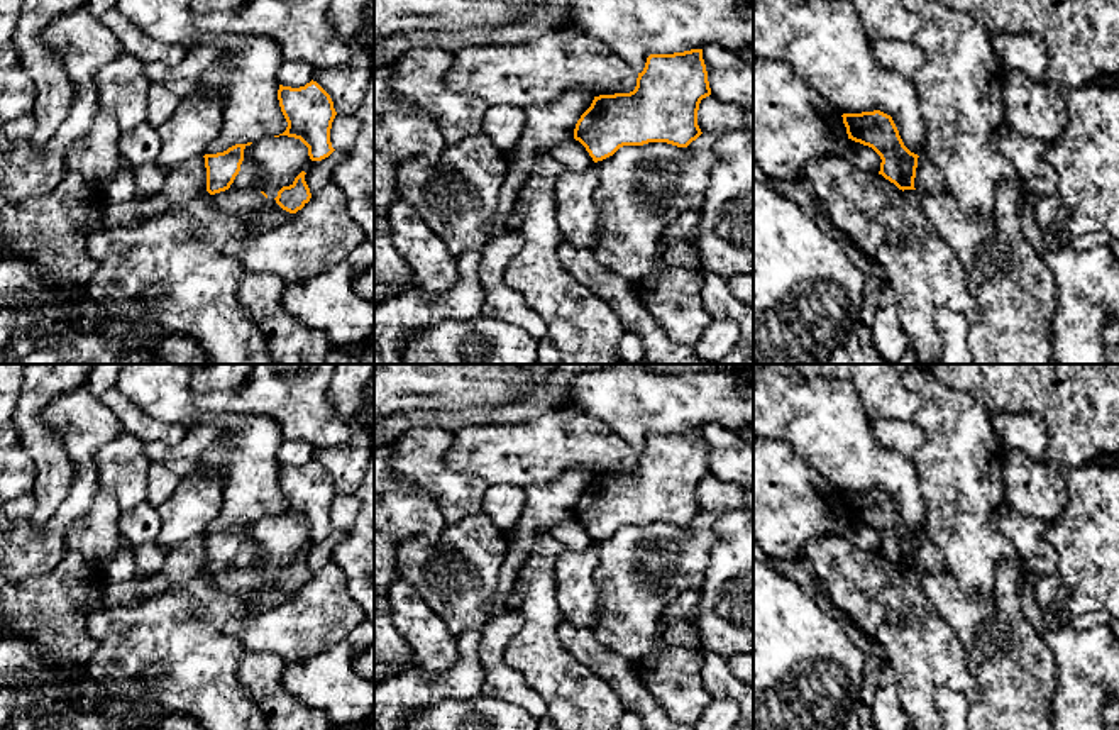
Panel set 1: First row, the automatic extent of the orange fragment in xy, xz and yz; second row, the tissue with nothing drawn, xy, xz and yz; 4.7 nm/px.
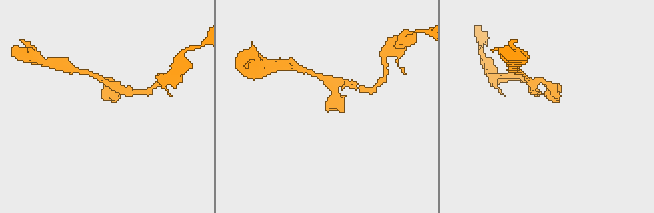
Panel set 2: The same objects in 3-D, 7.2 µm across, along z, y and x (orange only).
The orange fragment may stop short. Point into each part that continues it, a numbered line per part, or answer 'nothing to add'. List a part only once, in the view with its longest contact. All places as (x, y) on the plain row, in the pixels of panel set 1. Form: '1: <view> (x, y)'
nothing to add

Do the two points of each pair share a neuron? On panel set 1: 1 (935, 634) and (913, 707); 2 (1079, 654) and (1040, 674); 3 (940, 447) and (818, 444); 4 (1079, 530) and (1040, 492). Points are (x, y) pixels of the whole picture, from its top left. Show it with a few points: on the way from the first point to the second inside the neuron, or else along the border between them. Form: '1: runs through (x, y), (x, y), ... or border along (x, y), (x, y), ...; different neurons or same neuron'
1: runs through (923, 652), (918, 688); same neuron
2: border along (1041, 635), (1053, 659), (1055, 696), (1052, 707); different neurons
3: border along (911, 461), (923, 500); different neurons
4: border along (1067, 473), (1069, 502), (1047, 524); different neurons

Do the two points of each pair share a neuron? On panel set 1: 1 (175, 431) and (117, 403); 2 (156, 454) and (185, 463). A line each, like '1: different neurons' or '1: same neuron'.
1: same neuron
2: same neuron

